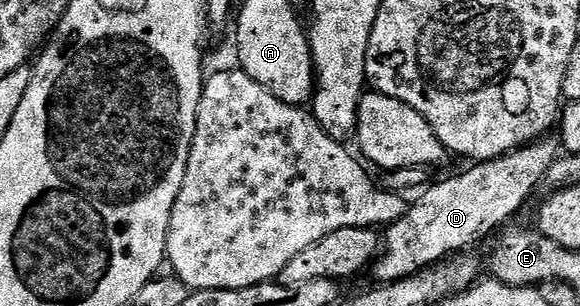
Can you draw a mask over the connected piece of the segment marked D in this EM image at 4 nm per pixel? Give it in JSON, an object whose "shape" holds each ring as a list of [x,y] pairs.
{"shape":[[[549,136],[542,137],[538,141],[531,142],[527,146],[520,146],[519,149],[512,150],[510,154],[504,154],[490,162],[470,165],[468,167],[470,170],[465,170],[462,174],[447,179],[446,182],[437,182],[433,187],[430,185],[422,189],[416,195],[417,203],[414,201],[409,211],[398,222],[392,222],[384,231],[383,253],[371,267],[371,274],[378,278],[376,281],[388,284],[410,278],[412,274],[418,274],[420,270],[425,270],[437,262],[443,262],[450,256],[468,251],[473,248],[469,246],[475,245],[484,234],[497,229],[500,231],[506,225],[504,222],[512,214],[517,214],[524,208],[525,201],[533,194],[533,189],[540,182],[546,181],[547,168],[551,168],[551,164],[559,157],[558,143],[556,141],[553,143],[551,139],[552,137]]]}

